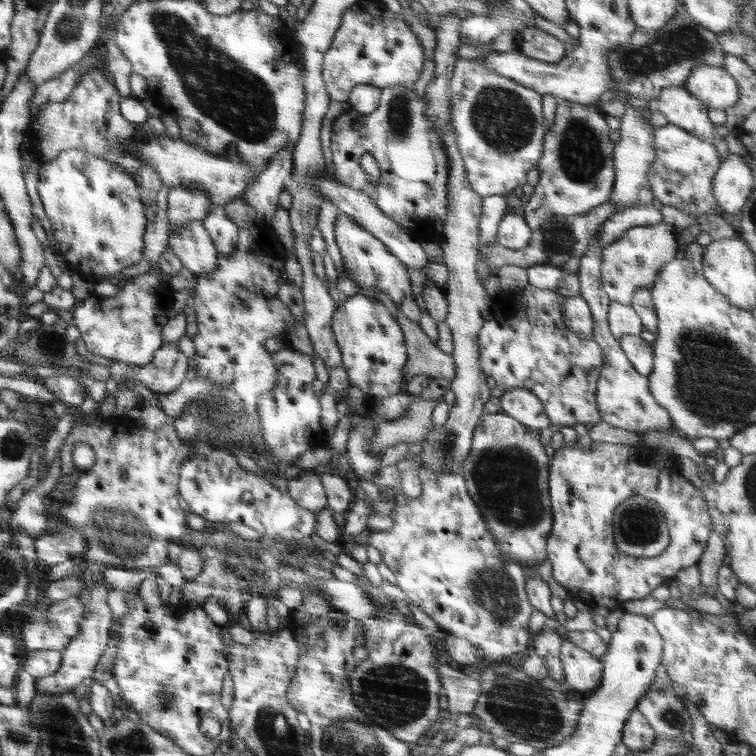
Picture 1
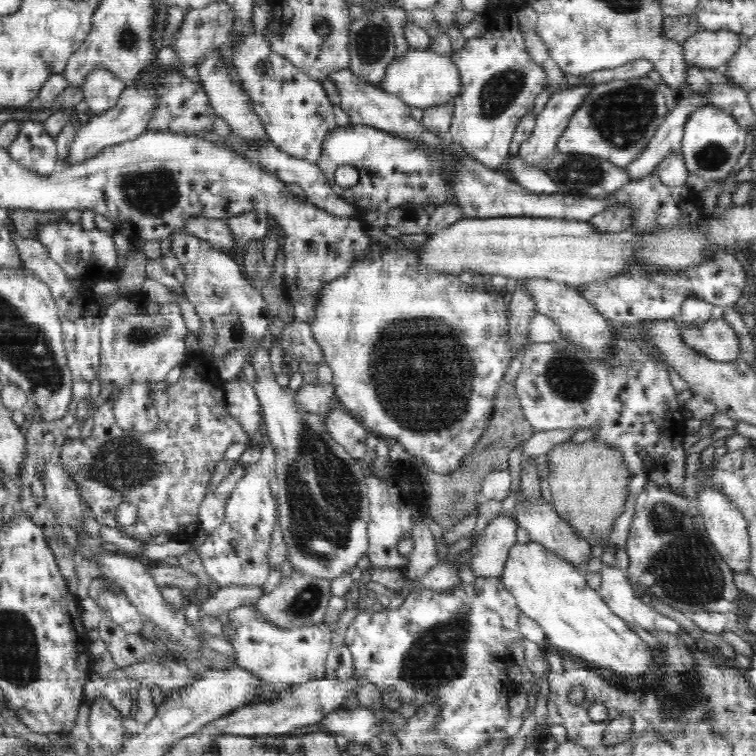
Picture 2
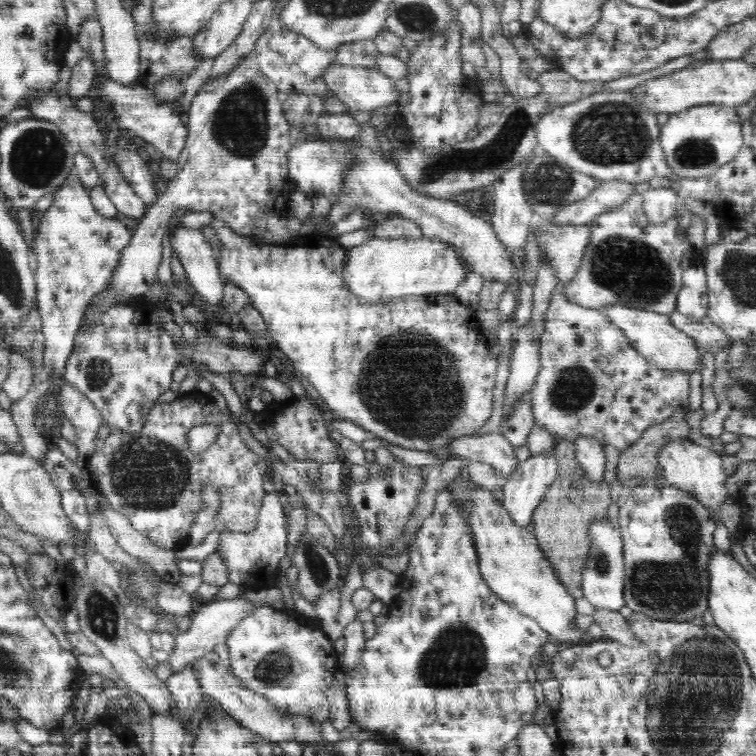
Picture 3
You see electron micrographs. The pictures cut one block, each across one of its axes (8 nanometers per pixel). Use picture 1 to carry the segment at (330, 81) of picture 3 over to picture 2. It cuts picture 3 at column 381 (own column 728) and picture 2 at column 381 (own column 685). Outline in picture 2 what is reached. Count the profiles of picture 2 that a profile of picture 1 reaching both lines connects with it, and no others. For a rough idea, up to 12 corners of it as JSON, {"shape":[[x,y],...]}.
{"shape":[[411,49],[378,88],[425,109],[454,100],[460,70],[449,55]]}

